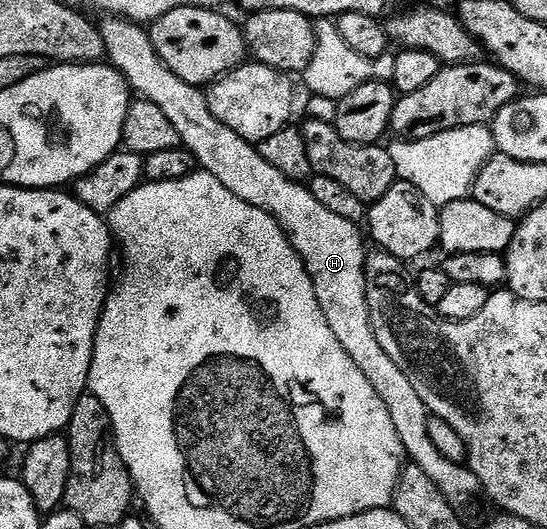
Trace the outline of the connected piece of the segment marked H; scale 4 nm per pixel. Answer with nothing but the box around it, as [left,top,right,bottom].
[98,16,481,511]

